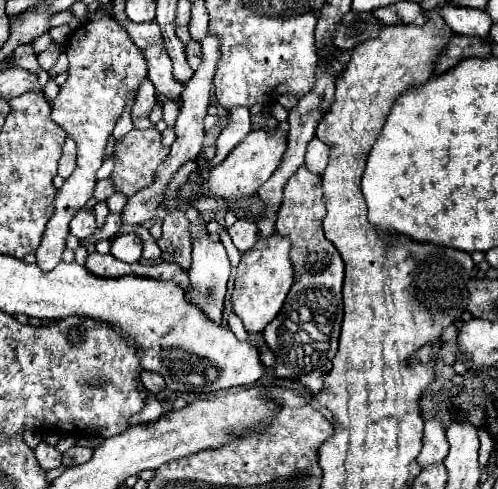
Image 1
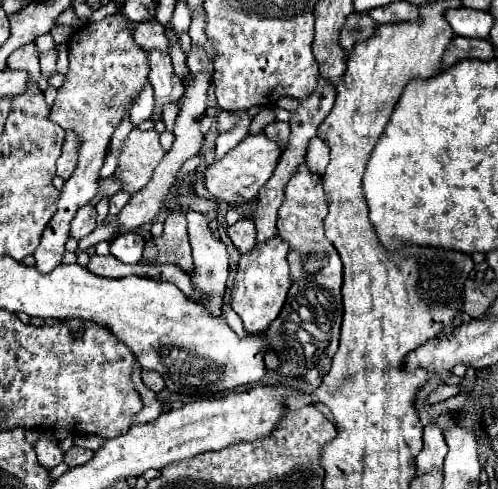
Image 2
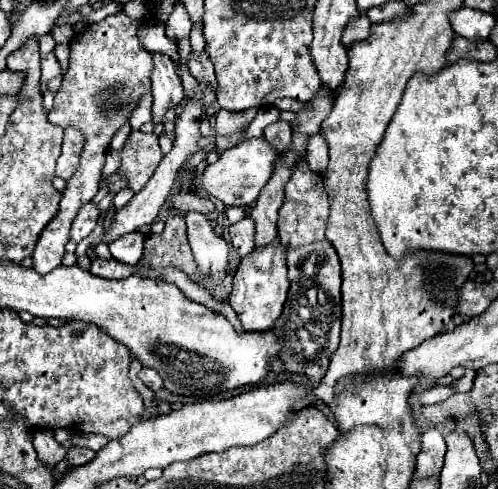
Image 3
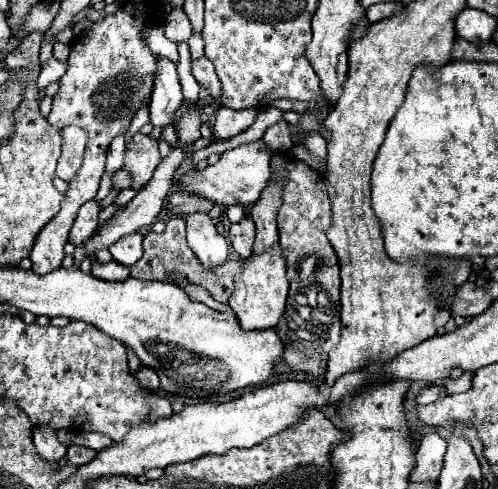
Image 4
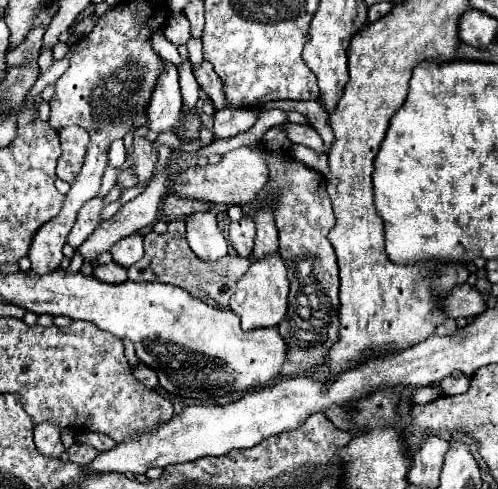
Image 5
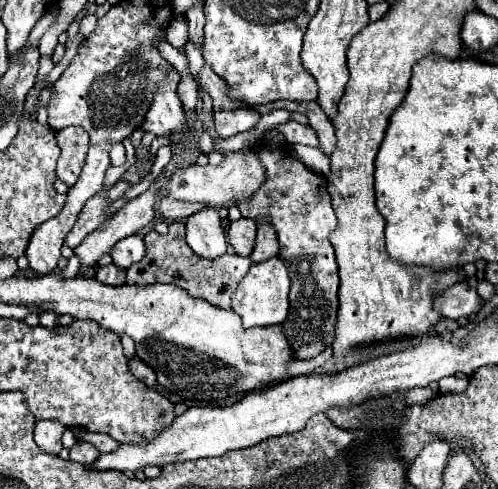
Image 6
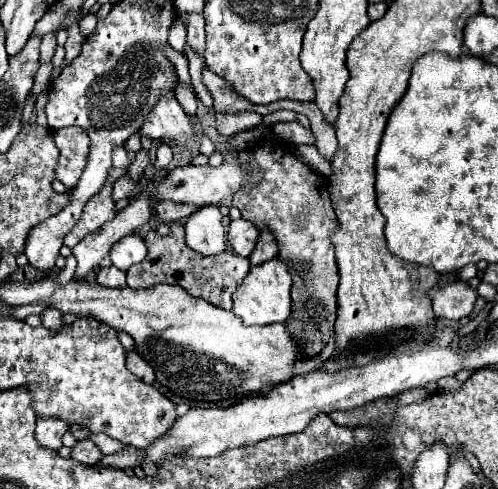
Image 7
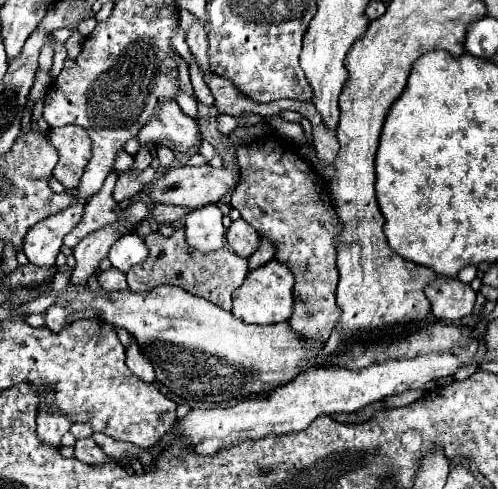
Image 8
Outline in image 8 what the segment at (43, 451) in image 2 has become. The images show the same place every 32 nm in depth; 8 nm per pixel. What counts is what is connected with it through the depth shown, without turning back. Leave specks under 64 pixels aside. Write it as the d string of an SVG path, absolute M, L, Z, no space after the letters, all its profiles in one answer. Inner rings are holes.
M38 412L38 438L40 442L48 444L48 446L54 446L54 448L60 448L60 438L70 430L72 422L66 418L66 416L60 416L56 412Z

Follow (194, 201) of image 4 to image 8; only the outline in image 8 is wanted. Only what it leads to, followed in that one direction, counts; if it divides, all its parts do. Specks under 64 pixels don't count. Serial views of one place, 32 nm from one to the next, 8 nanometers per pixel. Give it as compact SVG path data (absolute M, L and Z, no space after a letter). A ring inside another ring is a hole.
M156 204L152 208L152 218L158 224L174 224L174 222L186 218L186 214L190 210L192 208L182 208L182 206L174 206L174 204Z

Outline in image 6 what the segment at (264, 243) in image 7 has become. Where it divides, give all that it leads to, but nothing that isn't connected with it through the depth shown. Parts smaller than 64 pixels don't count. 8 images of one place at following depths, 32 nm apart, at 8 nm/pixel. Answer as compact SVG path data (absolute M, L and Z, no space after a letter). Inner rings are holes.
M262 218L256 224L258 224L258 236L256 236L256 246L254 246L254 252L250 254L250 260L262 262L268 256L278 254L278 236L274 226L268 222L268 218Z

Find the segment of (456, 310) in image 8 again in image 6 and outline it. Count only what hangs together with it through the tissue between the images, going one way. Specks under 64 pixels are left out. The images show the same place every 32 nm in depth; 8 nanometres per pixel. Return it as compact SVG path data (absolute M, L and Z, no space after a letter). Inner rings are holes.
M466 282L454 284L442 296L436 296L436 310L452 320L458 320L460 316L470 318L478 314L480 306L482 306L482 298L478 296L476 288L468 286Z

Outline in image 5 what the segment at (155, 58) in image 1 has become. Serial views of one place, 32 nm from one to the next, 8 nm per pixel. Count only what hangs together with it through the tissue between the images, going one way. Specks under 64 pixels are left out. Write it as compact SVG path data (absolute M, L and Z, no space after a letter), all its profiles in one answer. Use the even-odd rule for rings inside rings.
M164 62L164 70L150 98L148 126L150 130L156 132L164 132L168 128L178 130L180 120L182 120L182 94L178 84L178 70L174 64Z

